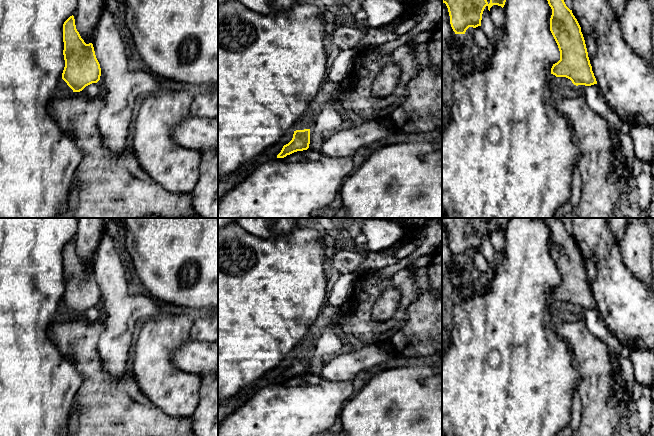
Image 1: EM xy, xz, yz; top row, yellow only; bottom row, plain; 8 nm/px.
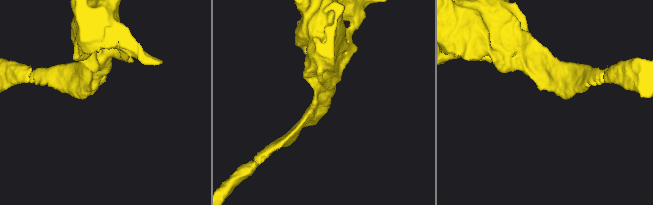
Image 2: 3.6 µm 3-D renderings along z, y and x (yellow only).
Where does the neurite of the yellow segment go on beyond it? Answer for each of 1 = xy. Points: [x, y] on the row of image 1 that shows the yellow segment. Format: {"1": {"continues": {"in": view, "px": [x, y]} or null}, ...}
{"1": {"continues": null}}

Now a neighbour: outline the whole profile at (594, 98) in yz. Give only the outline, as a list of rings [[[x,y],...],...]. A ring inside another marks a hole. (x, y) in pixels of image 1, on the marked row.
[[[597,84],[591,86],[578,85],[577,88],[580,94],[585,97],[590,108],[611,128],[629,134],[631,125],[622,121],[608,106]]]

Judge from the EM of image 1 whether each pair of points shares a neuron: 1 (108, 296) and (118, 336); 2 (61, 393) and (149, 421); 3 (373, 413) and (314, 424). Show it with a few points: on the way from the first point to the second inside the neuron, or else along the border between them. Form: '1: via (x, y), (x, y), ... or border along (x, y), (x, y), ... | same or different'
1: via (118, 306), (118, 326) | same
2: border along (82, 375), (82, 383), (77, 392), (75, 402) | different
3: border along (352, 396), (342, 407), (338, 415) | different

